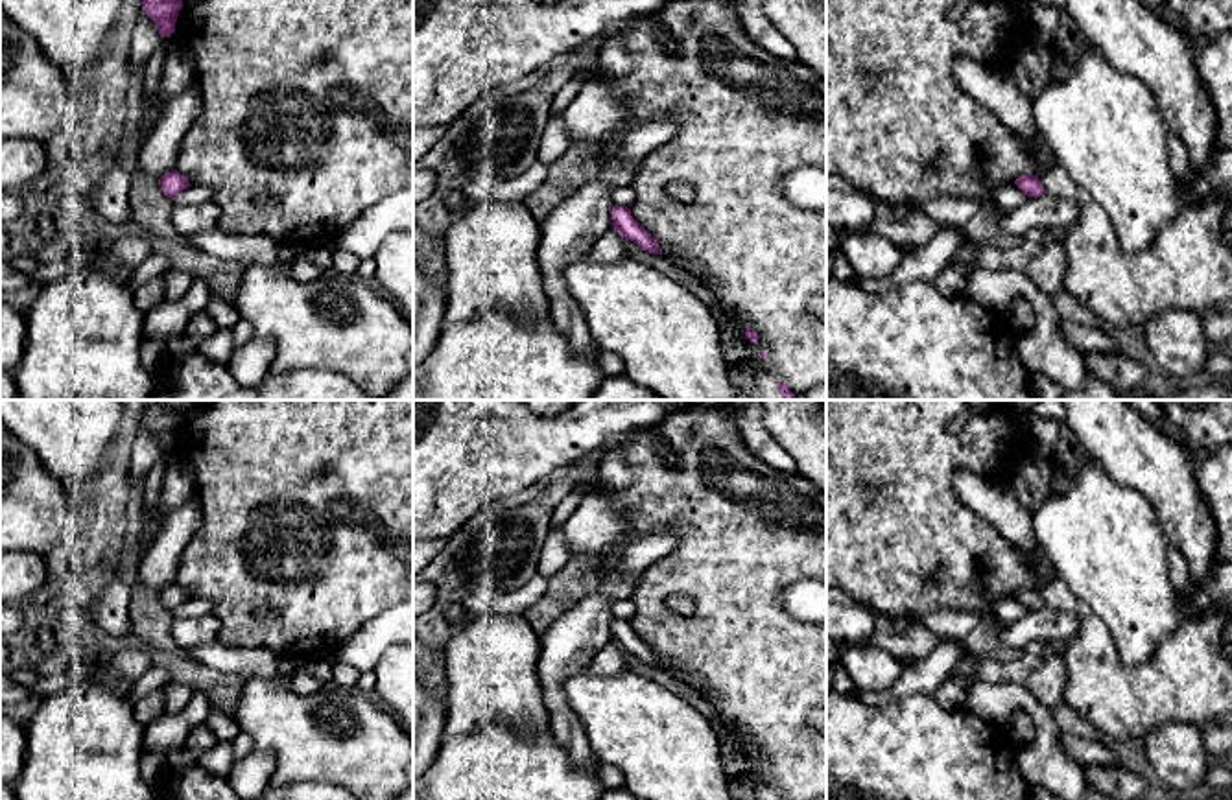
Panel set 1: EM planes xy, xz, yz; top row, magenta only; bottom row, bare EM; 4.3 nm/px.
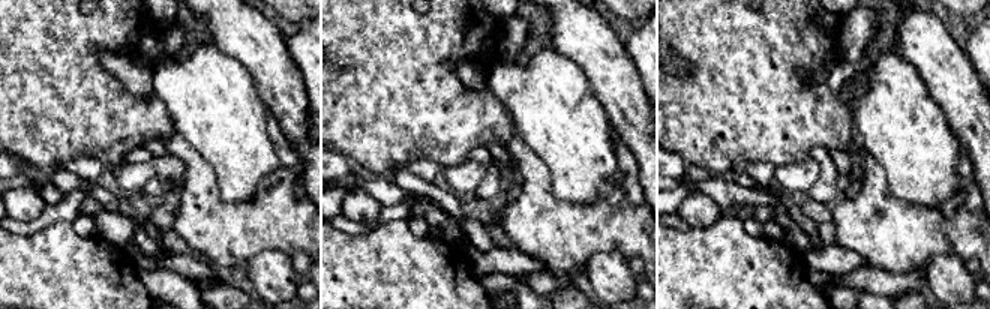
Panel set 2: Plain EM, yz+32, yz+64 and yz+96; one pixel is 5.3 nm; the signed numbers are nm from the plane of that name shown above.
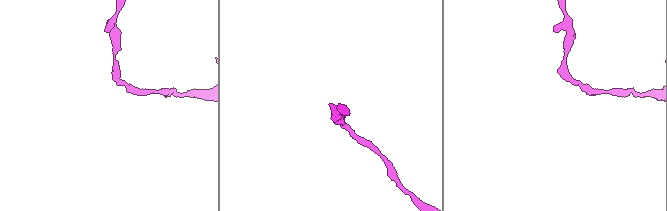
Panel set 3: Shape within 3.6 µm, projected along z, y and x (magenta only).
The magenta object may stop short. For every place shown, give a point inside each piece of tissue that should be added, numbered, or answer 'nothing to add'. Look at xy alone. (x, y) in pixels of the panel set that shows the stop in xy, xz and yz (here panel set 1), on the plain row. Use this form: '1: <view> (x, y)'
nothing to add

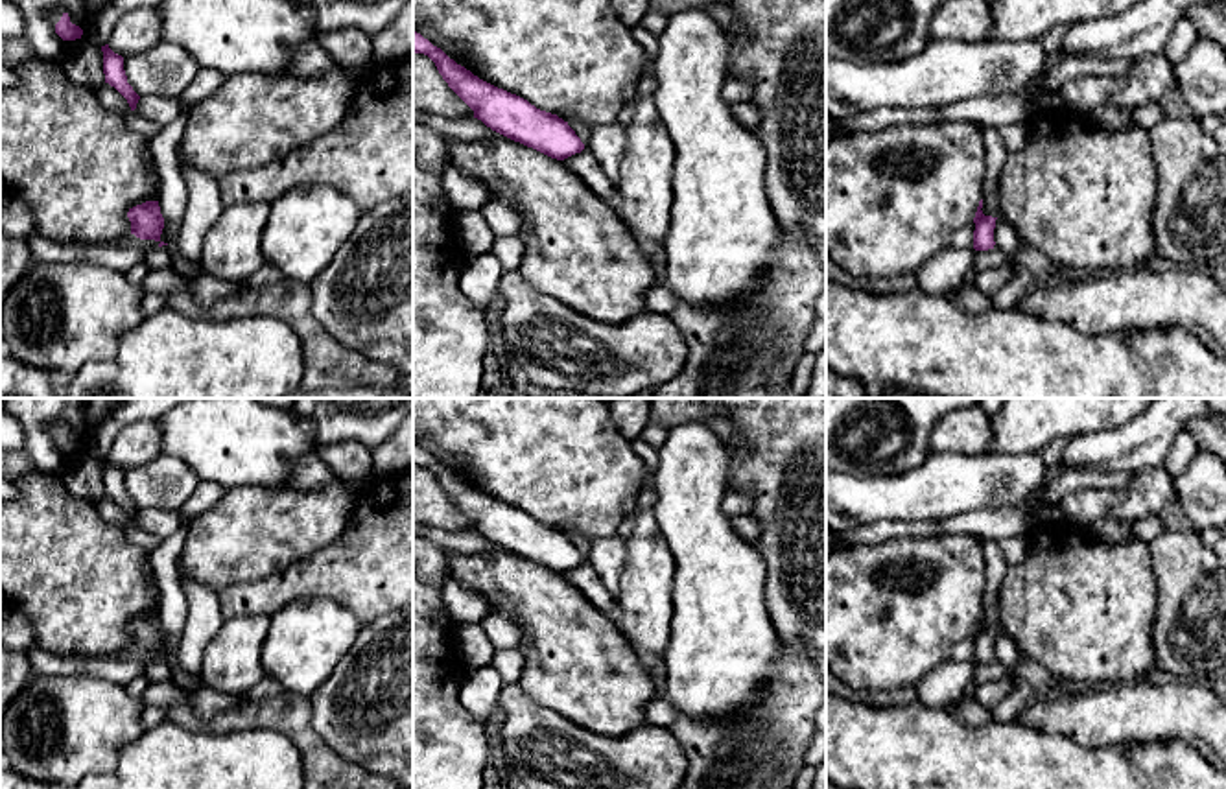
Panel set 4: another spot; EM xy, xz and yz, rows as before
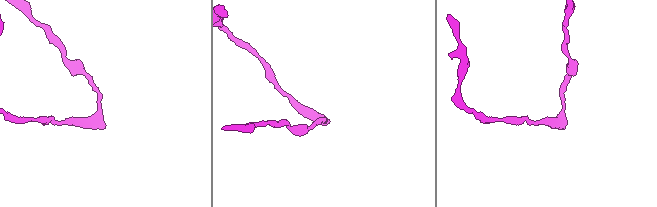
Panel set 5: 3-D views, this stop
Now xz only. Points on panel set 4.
nothing to add

